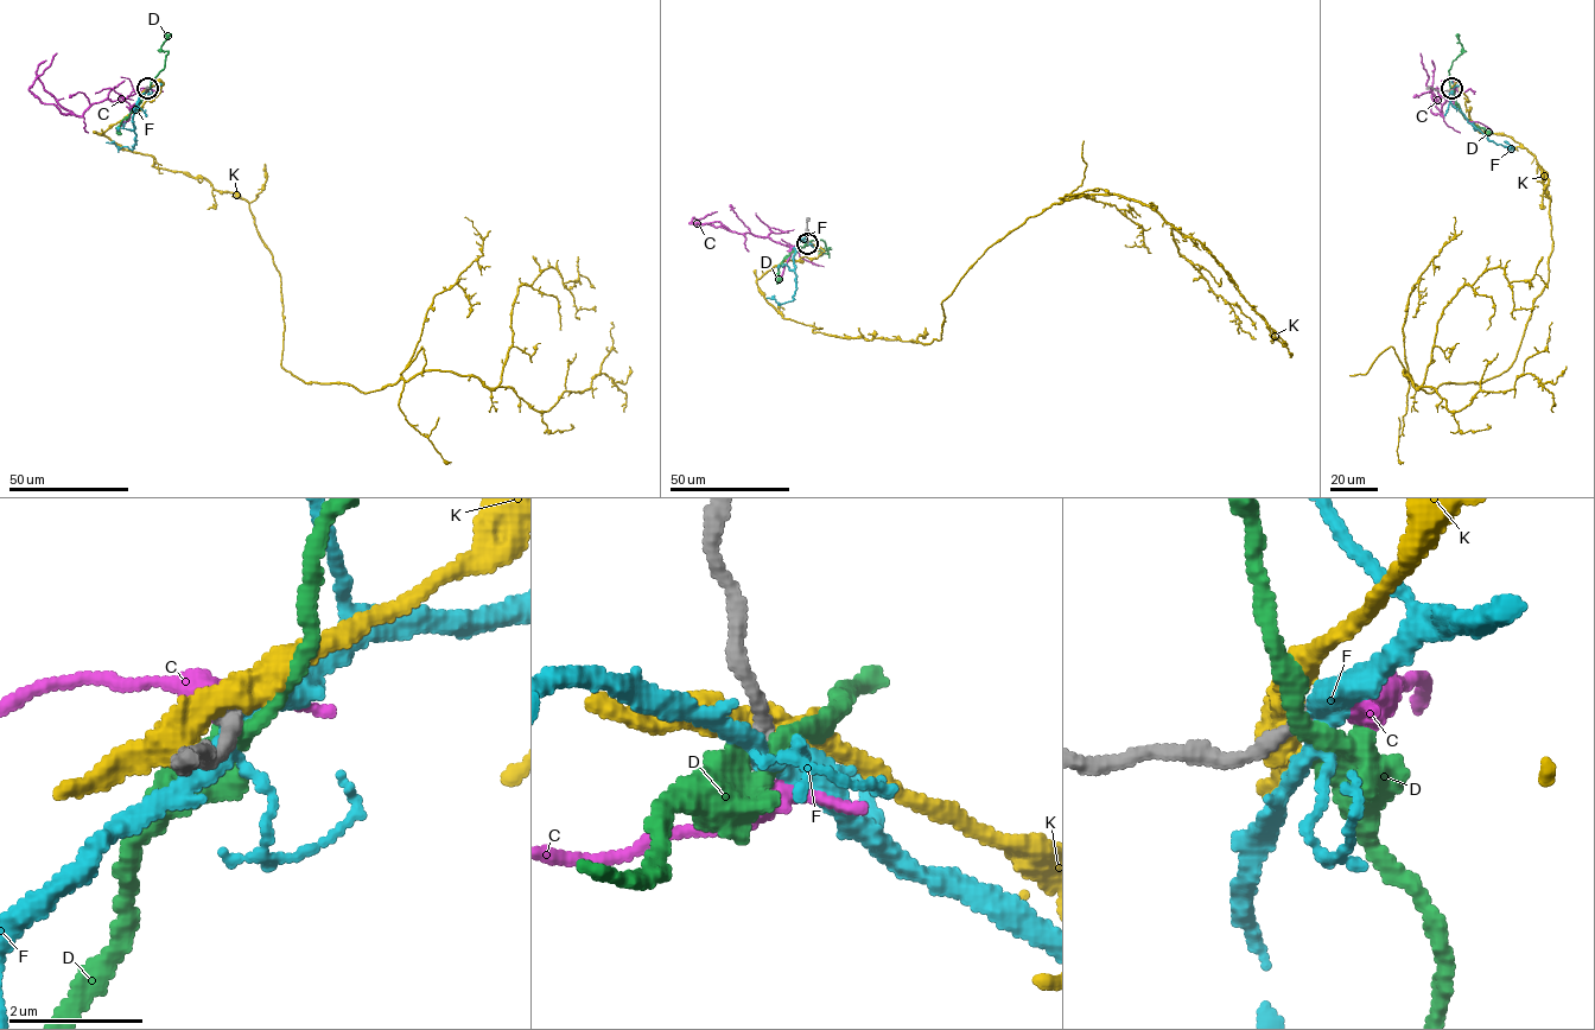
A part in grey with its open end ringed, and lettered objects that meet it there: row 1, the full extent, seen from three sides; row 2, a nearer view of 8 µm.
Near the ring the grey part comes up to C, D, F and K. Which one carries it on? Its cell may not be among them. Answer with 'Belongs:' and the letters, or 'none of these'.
Belongs: none of these

